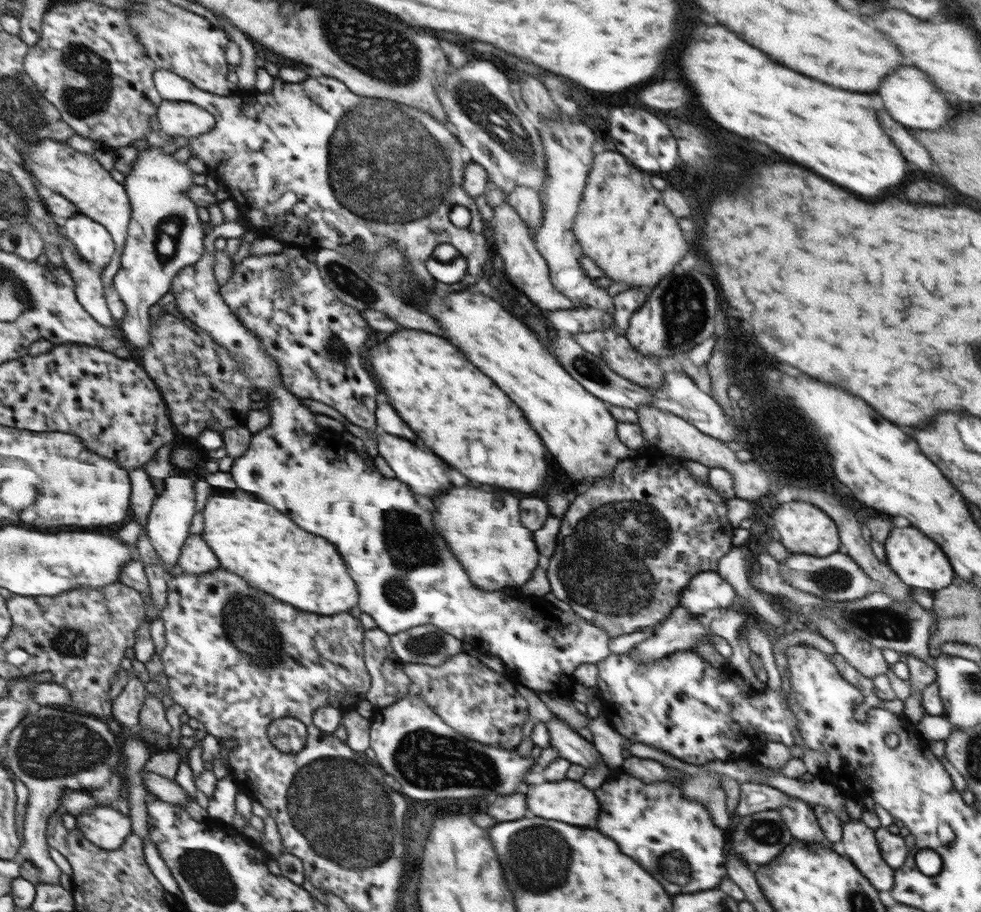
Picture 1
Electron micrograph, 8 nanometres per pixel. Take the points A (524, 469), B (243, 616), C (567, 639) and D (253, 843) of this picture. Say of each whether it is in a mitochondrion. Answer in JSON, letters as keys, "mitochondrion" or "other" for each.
{"A":"other","B":"mitochondrion","C":"other","D":"other"}

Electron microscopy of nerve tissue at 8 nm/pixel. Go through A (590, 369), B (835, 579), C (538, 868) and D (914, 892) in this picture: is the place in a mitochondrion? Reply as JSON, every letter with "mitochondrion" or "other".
{"A":"mitochondrion","B":"mitochondrion","C":"mitochondrion","D":"other"}

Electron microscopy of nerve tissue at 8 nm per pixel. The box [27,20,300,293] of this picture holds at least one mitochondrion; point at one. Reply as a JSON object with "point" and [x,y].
{"point":[87,91]}

